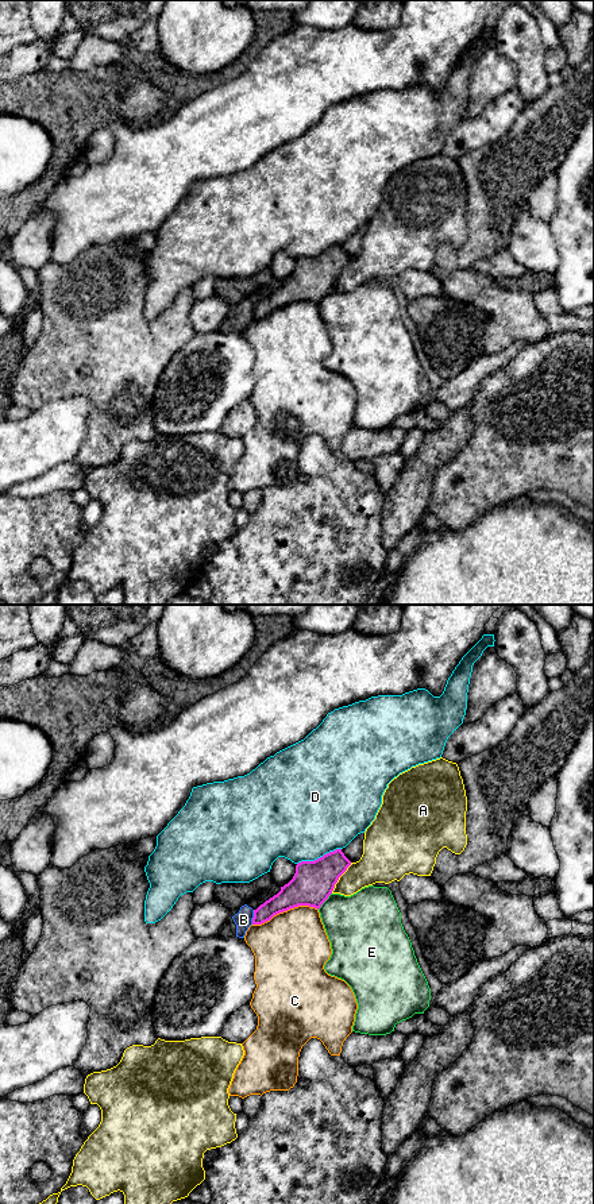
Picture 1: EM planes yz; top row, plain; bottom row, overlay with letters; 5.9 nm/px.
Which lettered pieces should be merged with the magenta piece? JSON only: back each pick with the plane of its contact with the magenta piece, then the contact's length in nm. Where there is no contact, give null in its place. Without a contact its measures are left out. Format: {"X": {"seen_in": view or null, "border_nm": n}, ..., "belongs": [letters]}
{"belongs": []}

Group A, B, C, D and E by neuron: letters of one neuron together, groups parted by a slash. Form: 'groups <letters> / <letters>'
groups A / B / C / D / E

